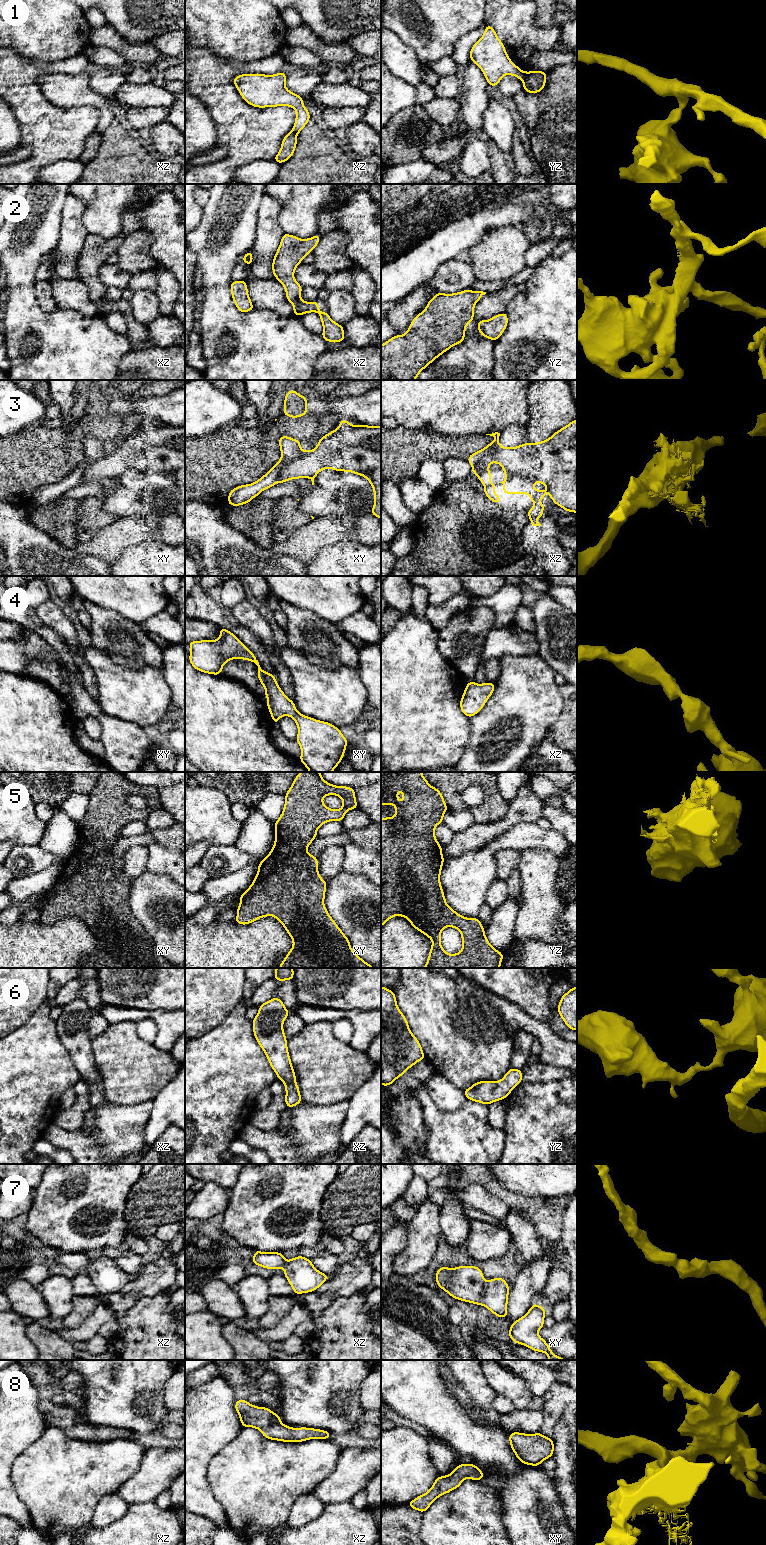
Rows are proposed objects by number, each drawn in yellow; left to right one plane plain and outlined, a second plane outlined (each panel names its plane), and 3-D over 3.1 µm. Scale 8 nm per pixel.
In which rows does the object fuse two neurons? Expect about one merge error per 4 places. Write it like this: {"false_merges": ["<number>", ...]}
{"false_merges": ["1"]}

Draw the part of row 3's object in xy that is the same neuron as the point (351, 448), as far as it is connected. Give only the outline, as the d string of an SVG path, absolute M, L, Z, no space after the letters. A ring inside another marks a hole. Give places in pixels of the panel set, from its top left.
M341 419L339 427L322 436L313 450L301 449L301 443L302 441L289 436L280 436L281 459L254 483L233 488L228 495L228 505L247 504L265 489L292 479L309 478L314 485L314 479L320 471L332 469L361 475L370 482L375 494L370 514L381 520L381 425L352 425L347 420Z

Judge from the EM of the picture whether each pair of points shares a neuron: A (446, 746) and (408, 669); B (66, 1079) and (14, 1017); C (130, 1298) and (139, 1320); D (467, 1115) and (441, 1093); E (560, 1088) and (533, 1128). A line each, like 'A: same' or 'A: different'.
A: same
B: different
C: different
D: different
E: same

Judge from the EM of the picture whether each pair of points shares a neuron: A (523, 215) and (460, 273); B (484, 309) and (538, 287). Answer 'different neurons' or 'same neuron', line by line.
A: different neurons
B: different neurons

